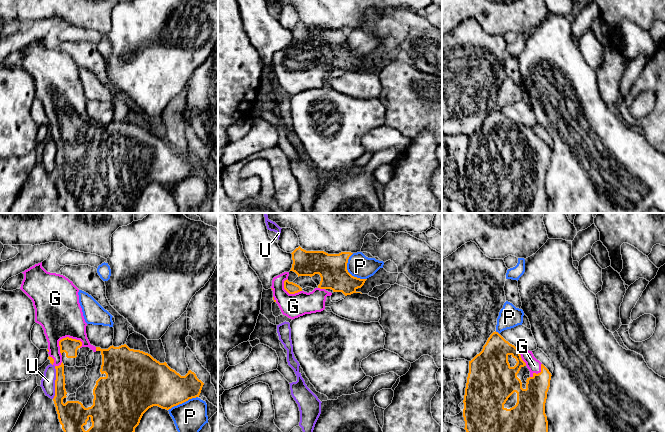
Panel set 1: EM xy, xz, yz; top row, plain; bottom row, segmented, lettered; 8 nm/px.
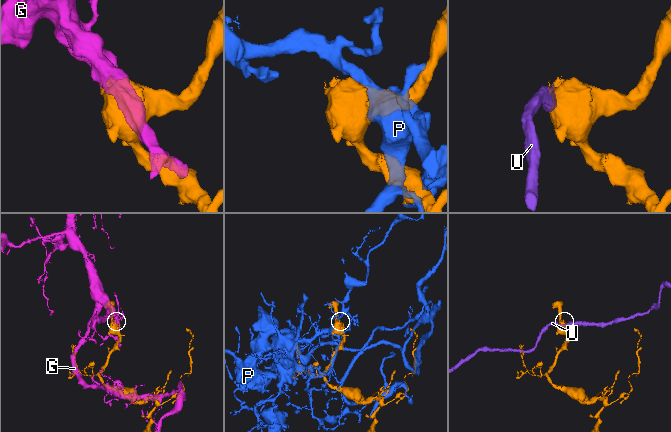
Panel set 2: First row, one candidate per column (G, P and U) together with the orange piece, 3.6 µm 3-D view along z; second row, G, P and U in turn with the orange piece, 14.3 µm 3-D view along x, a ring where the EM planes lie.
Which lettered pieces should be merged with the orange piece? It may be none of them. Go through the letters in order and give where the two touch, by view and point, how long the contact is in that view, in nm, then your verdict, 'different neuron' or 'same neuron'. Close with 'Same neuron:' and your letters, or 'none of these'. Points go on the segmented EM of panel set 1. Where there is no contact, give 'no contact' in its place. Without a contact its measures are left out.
G: xy (63, 338) | 200 nm | same neuron
P: xz (347, 271) | 240 nm | different neuron
U: xy (55, 382) | 260 nm | different neuron
Same neuron: G

